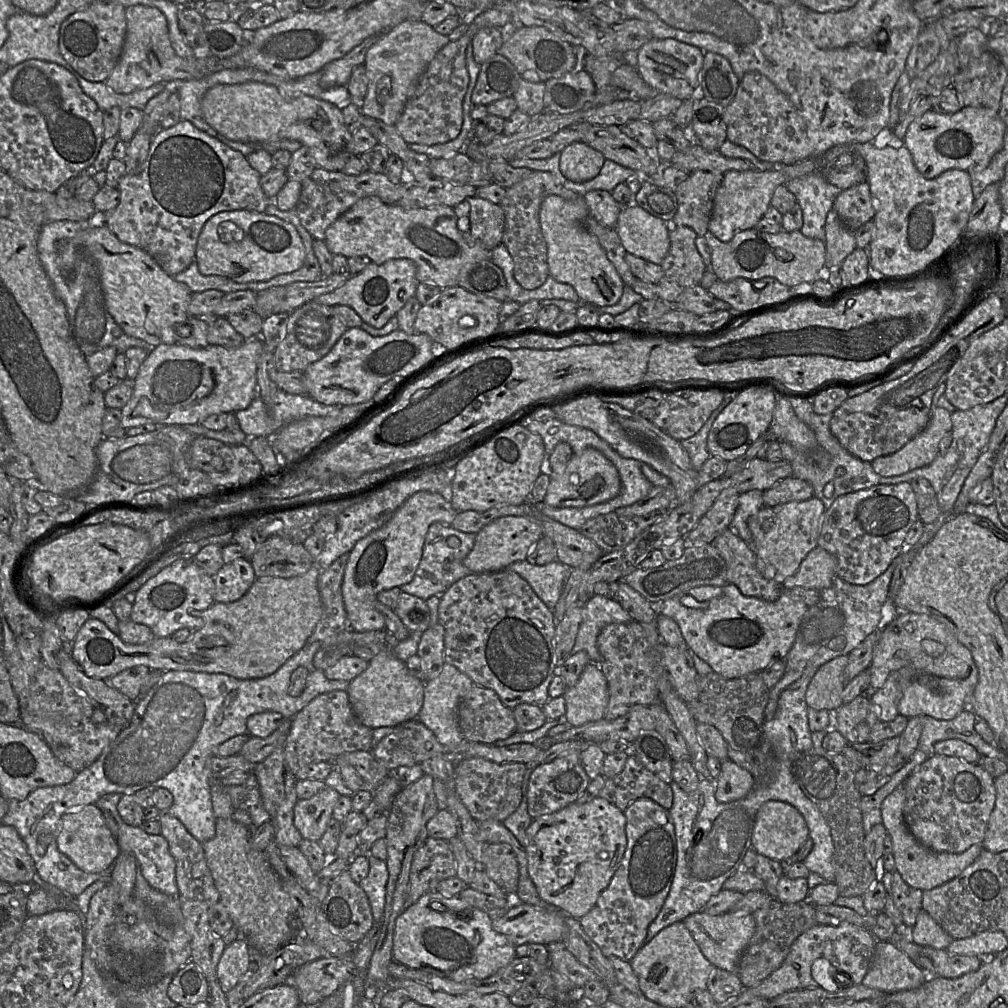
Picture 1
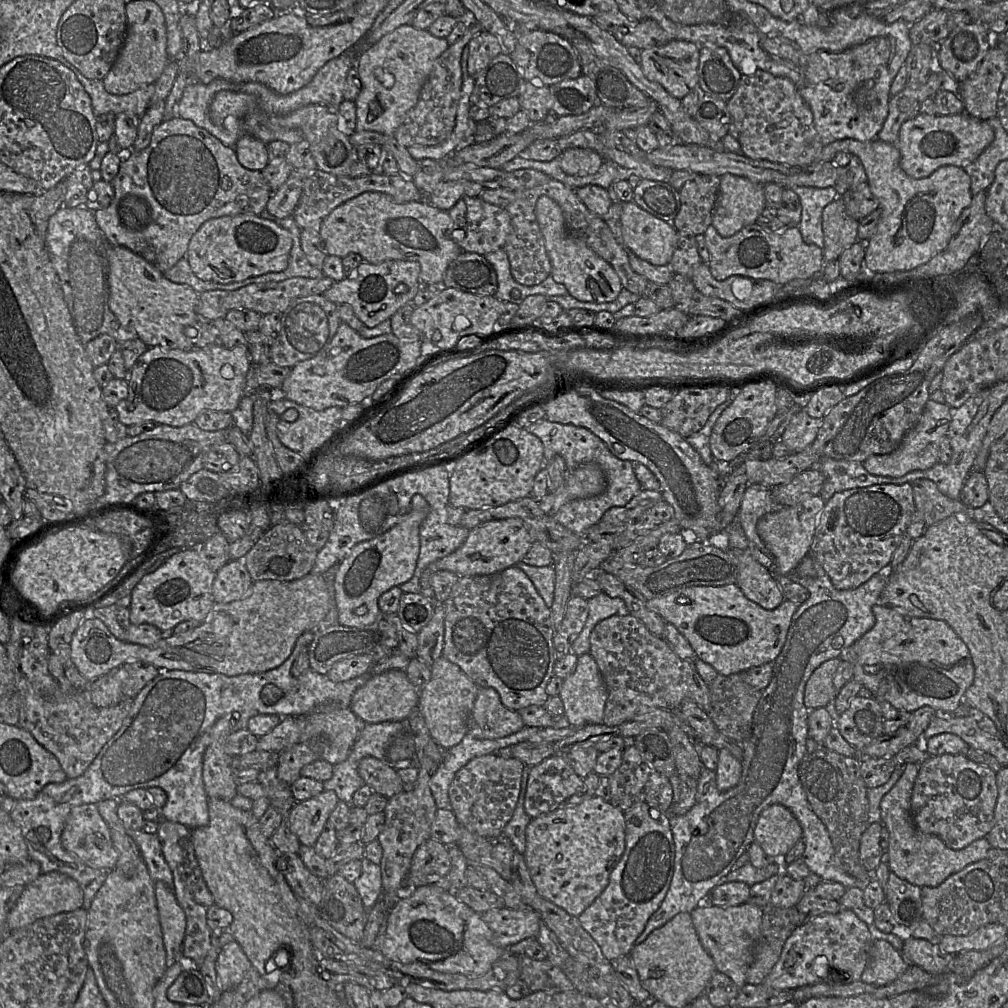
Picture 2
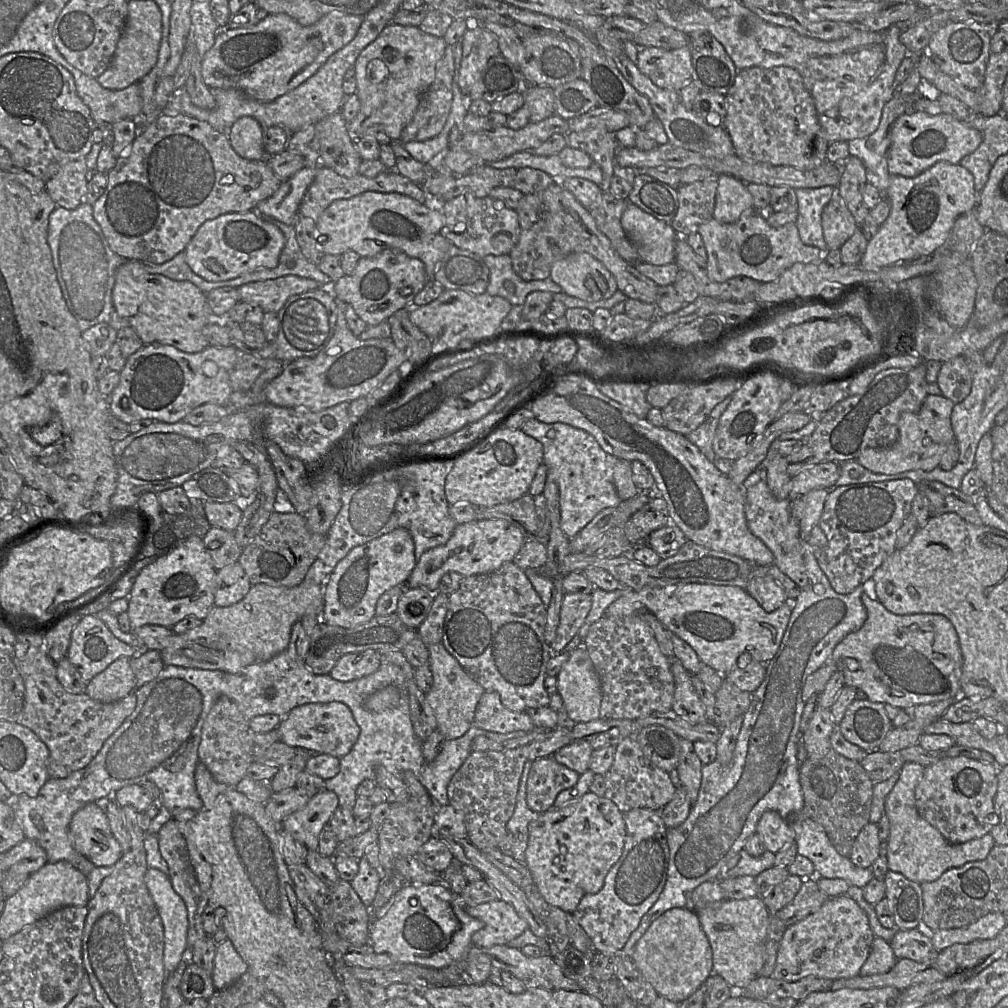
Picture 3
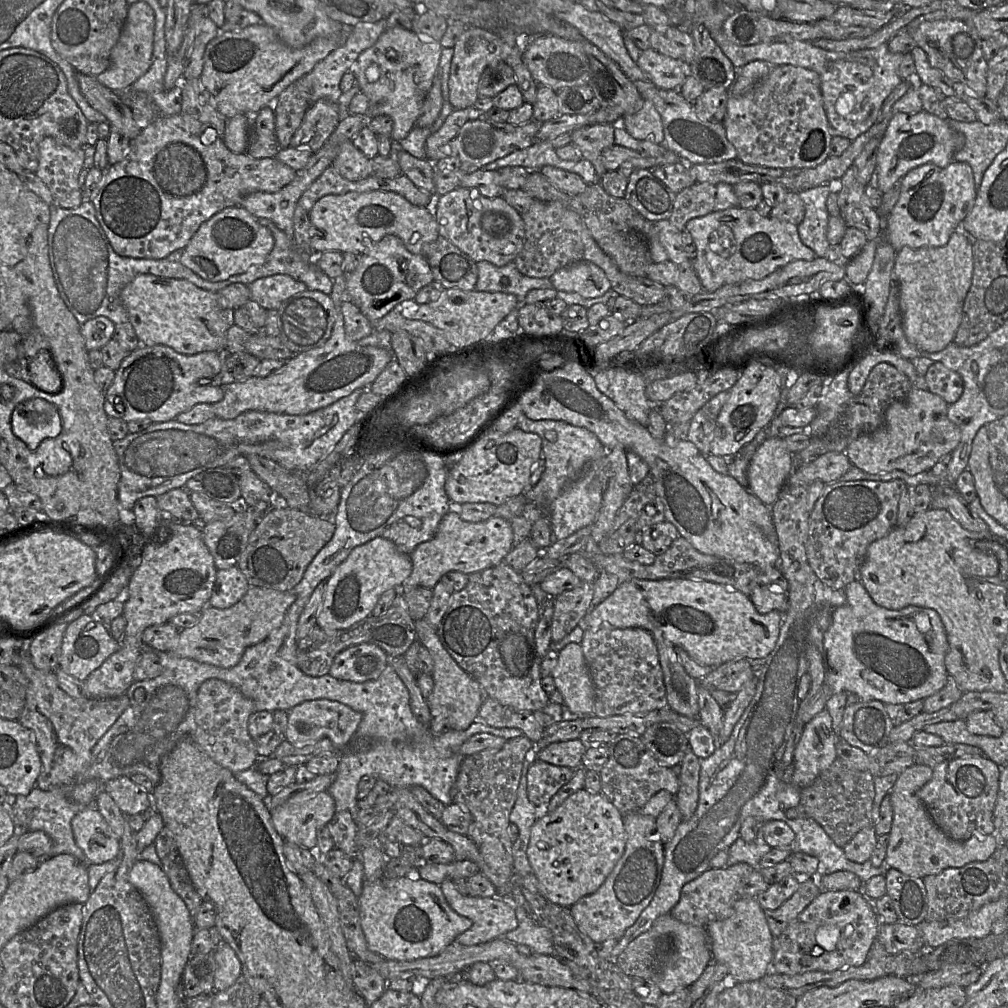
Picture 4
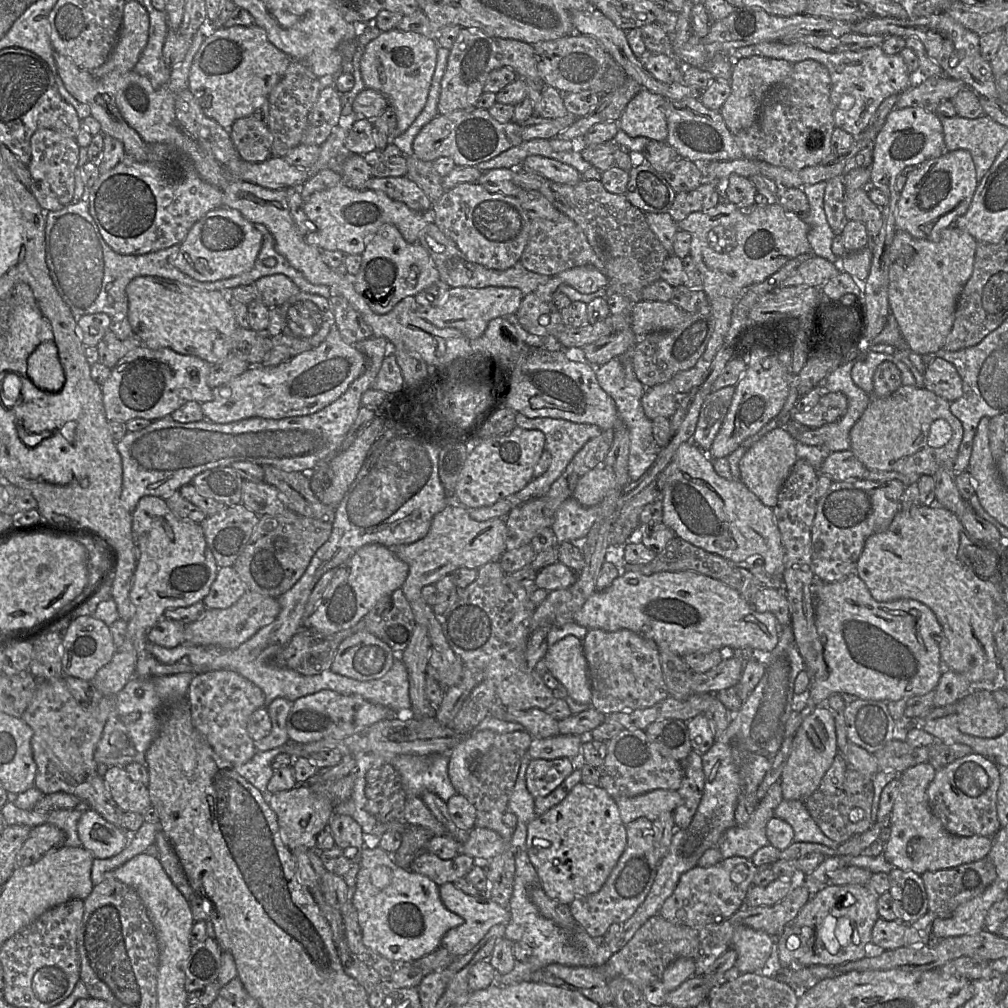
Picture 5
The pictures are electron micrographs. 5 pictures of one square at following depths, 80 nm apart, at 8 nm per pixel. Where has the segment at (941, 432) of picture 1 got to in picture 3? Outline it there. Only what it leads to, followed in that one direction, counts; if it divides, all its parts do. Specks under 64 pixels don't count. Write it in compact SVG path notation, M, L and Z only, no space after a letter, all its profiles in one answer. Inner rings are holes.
M928 394L918 412L902 413L898 421L898 439L889 447L865 449L856 461L875 474L894 475L906 471L930 471L939 466L948 445L955 441L951 426L954 403L943 395Z

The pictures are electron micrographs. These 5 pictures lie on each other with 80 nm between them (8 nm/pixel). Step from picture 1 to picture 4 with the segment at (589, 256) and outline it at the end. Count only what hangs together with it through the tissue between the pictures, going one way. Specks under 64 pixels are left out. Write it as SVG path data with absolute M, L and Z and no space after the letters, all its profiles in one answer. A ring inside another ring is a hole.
M589 261L563 267L557 270L550 280L557 291L577 293L584 298L597 298L611 289L605 272Z

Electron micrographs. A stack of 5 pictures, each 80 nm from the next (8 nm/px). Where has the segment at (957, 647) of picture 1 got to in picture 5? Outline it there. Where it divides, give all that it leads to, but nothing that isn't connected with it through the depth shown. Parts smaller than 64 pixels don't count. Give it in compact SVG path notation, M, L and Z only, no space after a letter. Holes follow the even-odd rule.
M857 573L832 583L814 577L812 593L815 596L815 625L822 650L815 657L806 703L818 707L834 694L850 694L861 700L883 701L887 705L889 701L907 700L935 691L944 669L939 650L942 627L928 606L913 599L878 602Z

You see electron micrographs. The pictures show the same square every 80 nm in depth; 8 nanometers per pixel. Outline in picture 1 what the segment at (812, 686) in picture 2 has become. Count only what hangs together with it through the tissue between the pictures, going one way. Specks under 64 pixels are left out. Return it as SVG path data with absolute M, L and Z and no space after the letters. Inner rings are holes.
M848 656L836 657L823 664L811 679L805 694L809 708L833 710L842 706L845 687L844 670Z

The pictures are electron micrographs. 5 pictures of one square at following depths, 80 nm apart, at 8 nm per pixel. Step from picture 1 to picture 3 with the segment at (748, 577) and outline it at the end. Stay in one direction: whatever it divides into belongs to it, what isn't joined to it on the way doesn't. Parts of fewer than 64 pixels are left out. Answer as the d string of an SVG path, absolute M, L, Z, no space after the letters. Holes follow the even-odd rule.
M753 576L745 590L766 612L773 612L787 603L785 591L770 576Z

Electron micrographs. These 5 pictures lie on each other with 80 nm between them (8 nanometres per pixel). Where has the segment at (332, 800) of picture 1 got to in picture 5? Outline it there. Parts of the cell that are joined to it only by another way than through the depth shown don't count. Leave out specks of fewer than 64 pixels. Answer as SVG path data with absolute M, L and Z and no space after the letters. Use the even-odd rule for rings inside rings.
M299 784L290 790L267 795L267 802L276 814L284 842L291 851L315 849L316 835L329 823L335 806L327 797L311 791L307 784Z

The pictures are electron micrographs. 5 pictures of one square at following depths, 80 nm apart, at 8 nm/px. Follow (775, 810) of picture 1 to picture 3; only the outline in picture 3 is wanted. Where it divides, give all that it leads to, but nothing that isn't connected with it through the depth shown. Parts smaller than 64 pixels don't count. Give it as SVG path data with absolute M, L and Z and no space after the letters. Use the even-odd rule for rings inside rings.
M769 810L762 814L756 832L760 835L765 849L774 854L795 841L794 830L775 810Z

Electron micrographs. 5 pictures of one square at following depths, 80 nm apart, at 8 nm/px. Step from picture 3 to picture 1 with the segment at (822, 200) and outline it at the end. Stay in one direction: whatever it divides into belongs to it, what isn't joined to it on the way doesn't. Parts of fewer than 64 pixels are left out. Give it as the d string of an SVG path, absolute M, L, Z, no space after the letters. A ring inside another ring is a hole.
M813 172L786 183L803 213L801 232L809 238L826 241L826 218L833 208L835 198L842 191L827 181L821 172Z

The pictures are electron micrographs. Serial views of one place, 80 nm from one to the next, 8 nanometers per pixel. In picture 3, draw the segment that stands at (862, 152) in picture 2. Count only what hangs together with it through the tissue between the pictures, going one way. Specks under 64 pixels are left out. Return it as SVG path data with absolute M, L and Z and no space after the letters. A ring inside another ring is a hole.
M884 157L875 170L868 171L868 181L876 186L891 202L891 211L885 222L872 234L861 259L860 265L866 271L879 271L904 261L913 261L933 253L947 239L956 219L969 211L975 210L978 194L974 188L974 177L970 171L958 164L939 161L916 177L891 175L888 171L887 158Z

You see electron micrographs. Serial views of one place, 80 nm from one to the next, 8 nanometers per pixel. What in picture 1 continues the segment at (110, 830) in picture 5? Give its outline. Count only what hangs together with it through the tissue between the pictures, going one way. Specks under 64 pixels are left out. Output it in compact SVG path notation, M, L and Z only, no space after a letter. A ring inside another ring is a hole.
M94 804L67 812L59 824L57 846L78 868L97 873L108 870L117 860L121 849L112 835L102 811Z

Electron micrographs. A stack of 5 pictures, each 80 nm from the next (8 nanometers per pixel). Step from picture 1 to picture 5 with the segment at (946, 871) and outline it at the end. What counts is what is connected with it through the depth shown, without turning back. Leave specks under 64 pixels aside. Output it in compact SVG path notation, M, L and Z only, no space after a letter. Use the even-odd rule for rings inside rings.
M929 763L917 764L899 773L899 788L889 818L890 837L884 847L884 857L896 868L914 871L921 875L926 871L953 868L985 858L992 847L992 837L973 835L957 836L949 833L932 813L927 788L936 775Z

